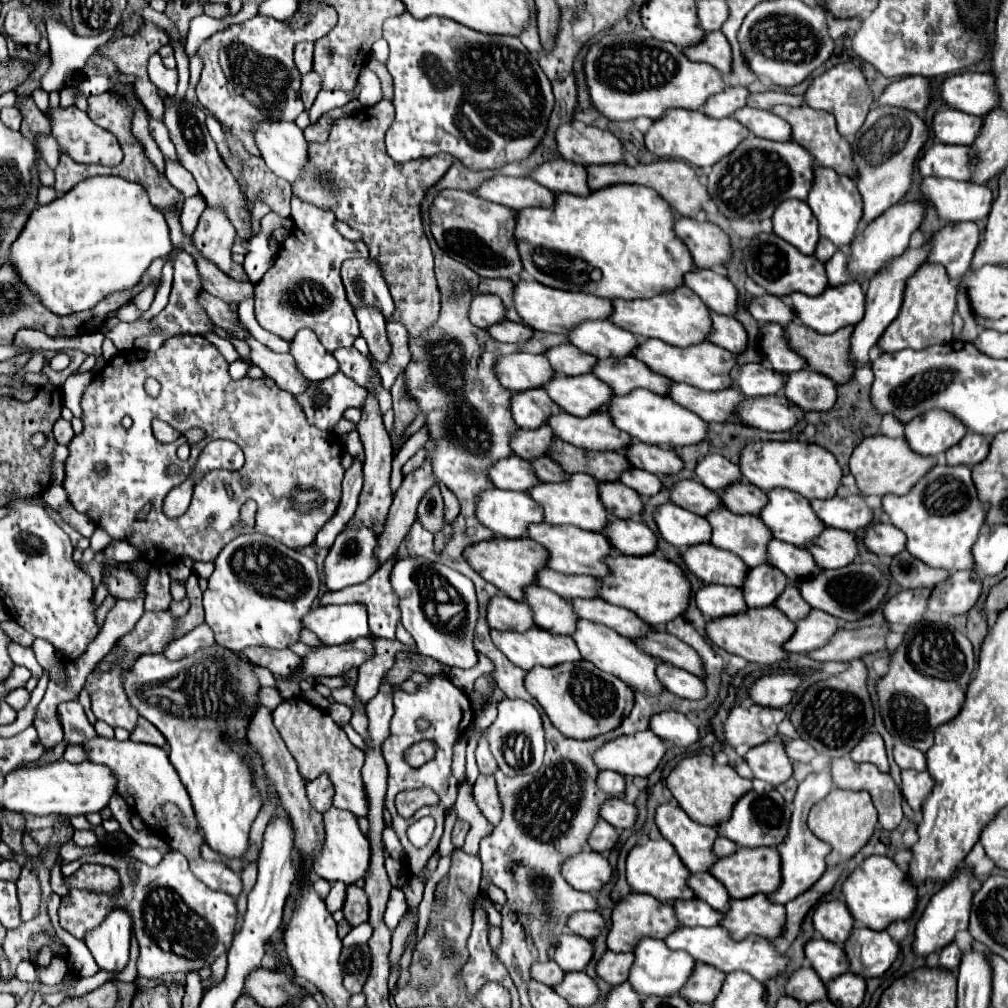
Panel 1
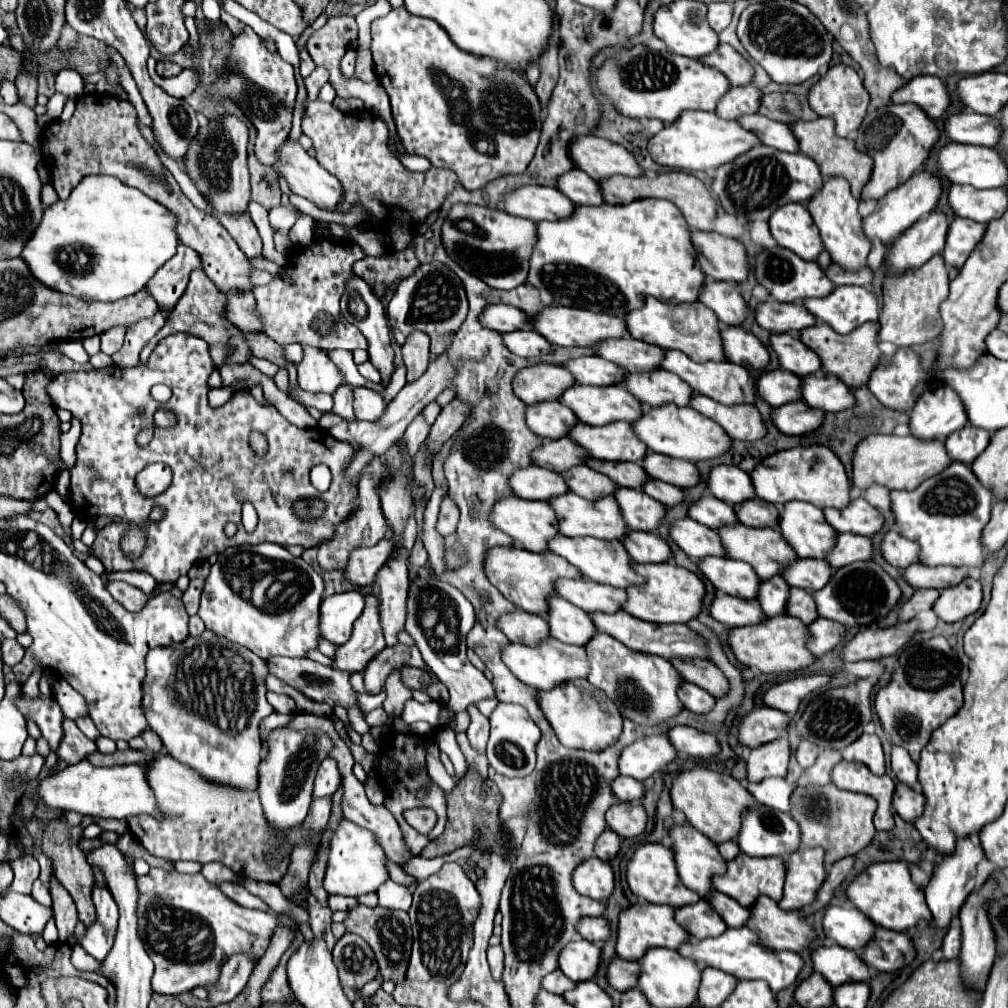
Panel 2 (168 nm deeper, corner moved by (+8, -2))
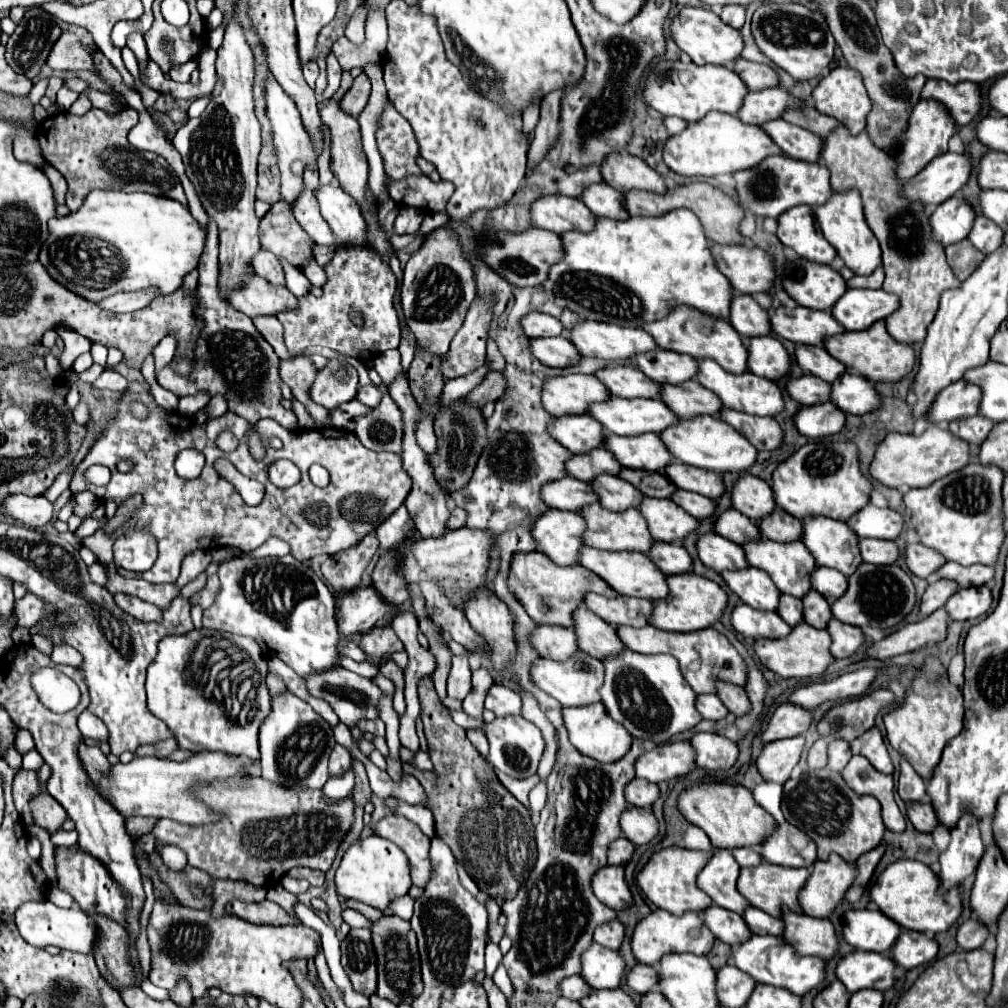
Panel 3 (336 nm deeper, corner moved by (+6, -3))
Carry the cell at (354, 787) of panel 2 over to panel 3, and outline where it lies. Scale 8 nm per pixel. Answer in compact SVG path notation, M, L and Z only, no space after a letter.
M385 815L377 825L373 825L373 831L381 837L387 837L389 841L397 843L397 847L403 849L403 853L409 859L411 867L411 879L413 885L425 887L425 883L431 877L431 863L429 863L429 837L409 819L399 815Z

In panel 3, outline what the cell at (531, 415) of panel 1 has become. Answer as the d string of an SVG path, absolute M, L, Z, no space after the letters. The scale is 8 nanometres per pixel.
M563 415L549 423L549 435L567 447L571 453L591 451L603 445L603 427L591 415Z

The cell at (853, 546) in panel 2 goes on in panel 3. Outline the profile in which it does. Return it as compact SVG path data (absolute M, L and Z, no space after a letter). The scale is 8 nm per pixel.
M859 539L859 553L865 563L873 565L891 565L899 557L897 545L881 539Z

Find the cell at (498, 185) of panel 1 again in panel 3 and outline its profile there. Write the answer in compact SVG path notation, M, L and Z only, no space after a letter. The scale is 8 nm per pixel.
M565 195L535 199L529 215L535 227L553 231L557 235L565 231L591 231L595 225L595 215L583 205L583 201Z

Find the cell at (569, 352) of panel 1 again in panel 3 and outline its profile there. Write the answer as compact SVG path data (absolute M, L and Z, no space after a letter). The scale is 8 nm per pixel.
M629 361L615 367L605 367L597 371L595 377L611 391L611 395L633 399L633 397L657 397L661 385L651 381L639 369L635 369Z

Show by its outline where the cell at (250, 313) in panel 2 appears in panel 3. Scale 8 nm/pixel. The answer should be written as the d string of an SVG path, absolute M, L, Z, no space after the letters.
M257 315L257 319L253 319L253 325L263 335L263 339L275 349L279 359L289 359L291 357L285 343L283 343L283 327L277 321L277 317L273 317L273 315Z

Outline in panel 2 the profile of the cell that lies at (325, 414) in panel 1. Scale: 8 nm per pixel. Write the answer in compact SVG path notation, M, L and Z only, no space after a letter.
M353 388L353 390L355 390L355 416L357 416L357 420L377 422L387 408L387 402L383 400L381 392L375 392L369 388Z

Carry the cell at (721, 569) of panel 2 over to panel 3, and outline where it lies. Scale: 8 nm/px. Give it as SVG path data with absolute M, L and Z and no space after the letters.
M745 567L737 571L721 573L727 587L753 609L775 611L779 603L779 589L773 585L769 575L757 567Z

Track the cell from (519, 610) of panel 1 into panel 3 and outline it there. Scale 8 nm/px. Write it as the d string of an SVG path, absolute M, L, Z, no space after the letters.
M537 625L529 633L531 645L537 649L541 657L547 659L569 659L577 651L577 639L573 629L559 625Z

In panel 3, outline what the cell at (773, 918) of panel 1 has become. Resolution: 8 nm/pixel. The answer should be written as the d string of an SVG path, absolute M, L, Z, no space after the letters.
M787 907L781 913L781 921L785 925L783 939L795 949L797 955L815 955L829 959L837 951L837 935L831 921L799 915L789 911Z

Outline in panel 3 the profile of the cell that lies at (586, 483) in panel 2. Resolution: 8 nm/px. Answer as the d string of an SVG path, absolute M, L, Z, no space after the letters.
M597 475L589 485L599 497L599 505L609 511L625 511L629 507L637 507L643 499L639 489L613 475Z

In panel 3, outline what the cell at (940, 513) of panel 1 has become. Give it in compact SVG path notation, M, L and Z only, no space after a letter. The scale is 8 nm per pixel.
M969 463L925 489L907 489L903 503L913 515L919 541L941 553L947 561L955 561L959 565L995 565L1005 537L1001 513L1003 477L1003 471L997 467Z

